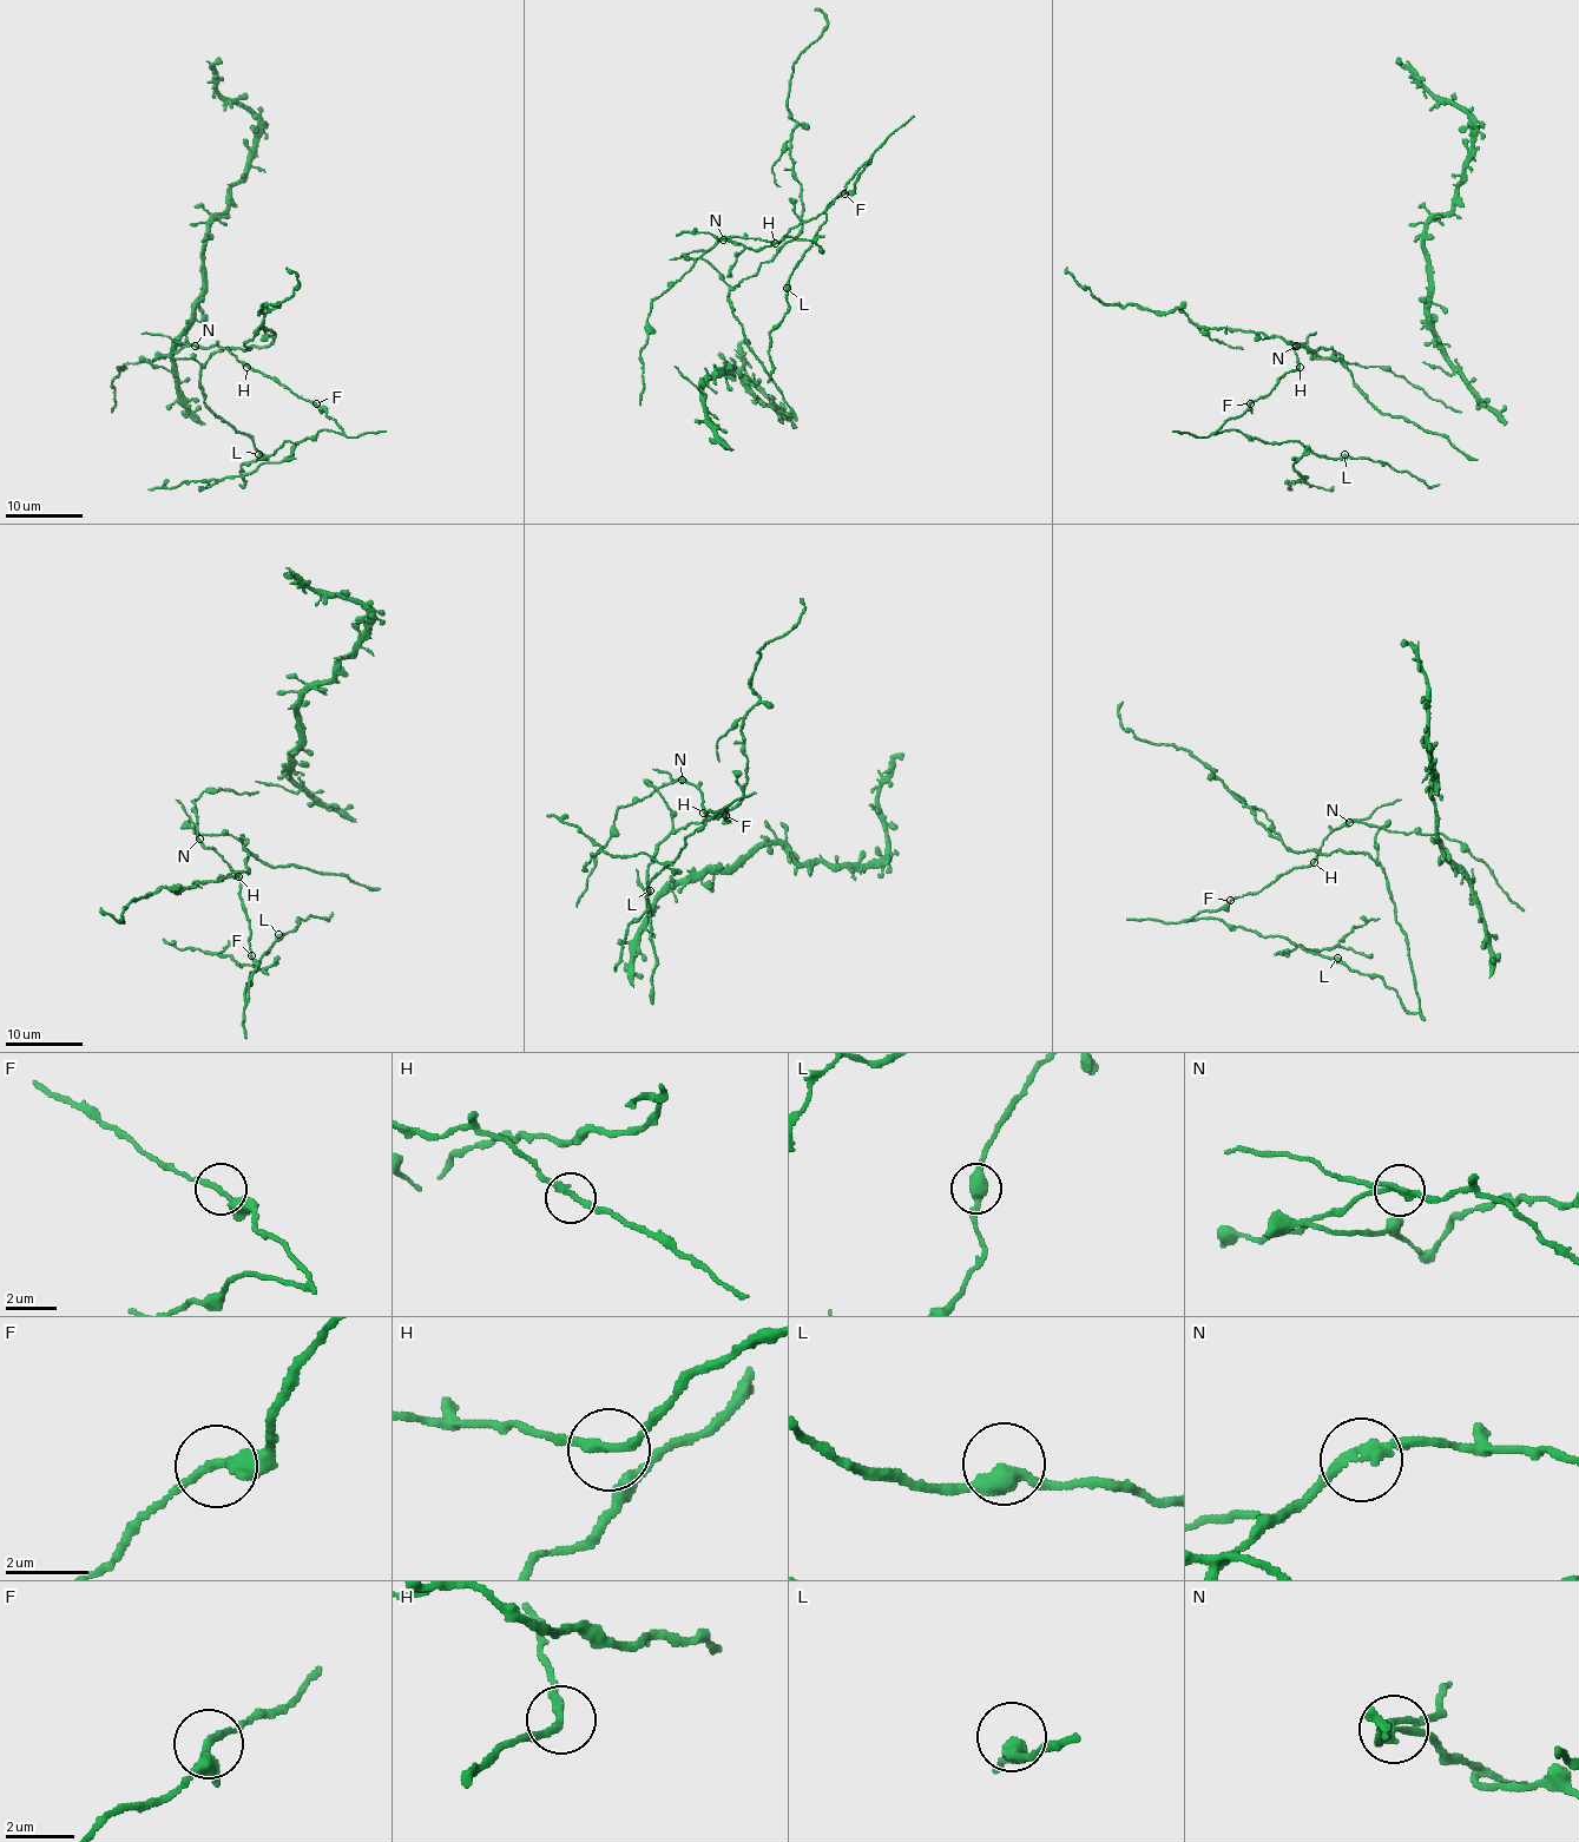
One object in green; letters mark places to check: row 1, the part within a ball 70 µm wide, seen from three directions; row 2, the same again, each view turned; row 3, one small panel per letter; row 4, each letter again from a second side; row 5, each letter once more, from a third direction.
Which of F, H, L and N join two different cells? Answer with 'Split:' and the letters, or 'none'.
Split: N

